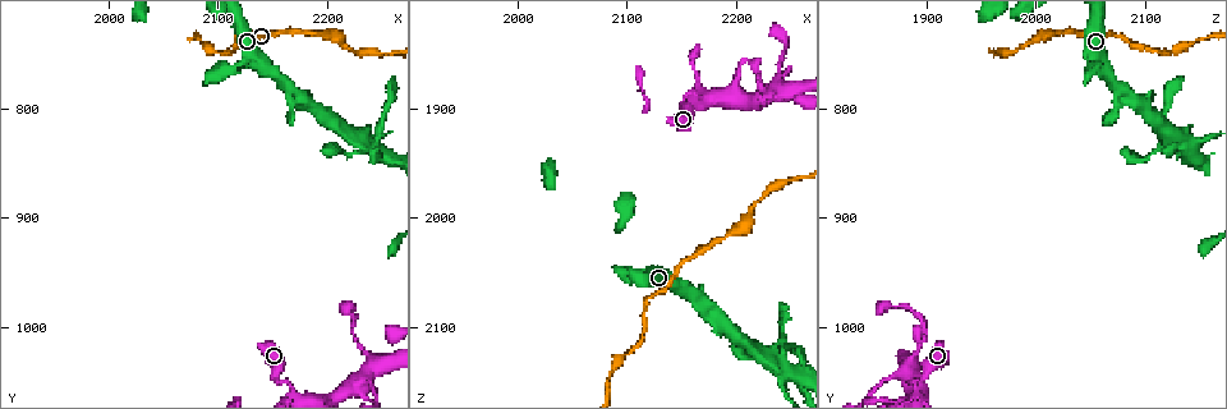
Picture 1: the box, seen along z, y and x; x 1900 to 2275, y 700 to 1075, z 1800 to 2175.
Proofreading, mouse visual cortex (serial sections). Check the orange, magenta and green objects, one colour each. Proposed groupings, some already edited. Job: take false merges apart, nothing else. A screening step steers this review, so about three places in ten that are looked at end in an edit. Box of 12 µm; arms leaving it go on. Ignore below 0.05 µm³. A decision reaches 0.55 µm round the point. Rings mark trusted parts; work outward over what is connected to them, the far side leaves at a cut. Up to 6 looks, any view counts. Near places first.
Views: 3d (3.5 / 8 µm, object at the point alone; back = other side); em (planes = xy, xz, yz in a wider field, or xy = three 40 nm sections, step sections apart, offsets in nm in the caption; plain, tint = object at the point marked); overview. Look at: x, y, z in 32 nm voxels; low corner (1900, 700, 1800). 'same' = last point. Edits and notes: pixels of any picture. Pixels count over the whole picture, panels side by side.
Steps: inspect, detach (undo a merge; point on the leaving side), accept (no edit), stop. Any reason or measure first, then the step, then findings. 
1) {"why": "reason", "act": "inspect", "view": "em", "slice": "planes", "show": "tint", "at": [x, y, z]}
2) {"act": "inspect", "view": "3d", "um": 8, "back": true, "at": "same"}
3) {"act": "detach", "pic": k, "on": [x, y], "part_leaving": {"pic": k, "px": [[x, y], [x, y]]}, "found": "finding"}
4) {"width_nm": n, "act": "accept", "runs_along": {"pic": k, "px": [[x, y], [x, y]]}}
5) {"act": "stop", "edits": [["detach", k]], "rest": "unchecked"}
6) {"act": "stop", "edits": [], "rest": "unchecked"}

{"why": "two arms at a narrow angle", "act": "inspect", "view": "3d", "um": 3.5, "at": [2226, 828, 2126]}

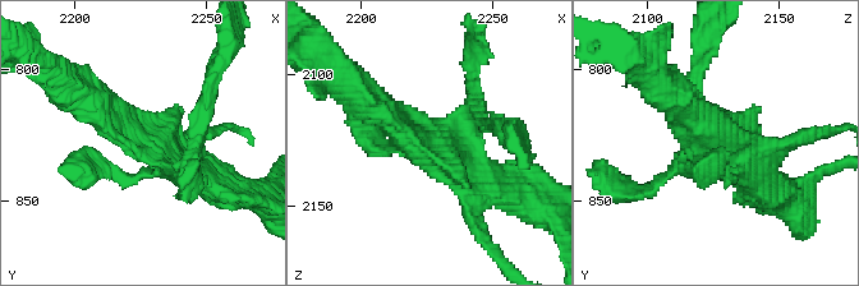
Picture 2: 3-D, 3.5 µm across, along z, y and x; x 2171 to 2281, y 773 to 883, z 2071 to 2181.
{"act": "inspect", "view": "em", "slice": "xy", "step": 5, "show": "tint", "at": [2228, 830, 2127]}

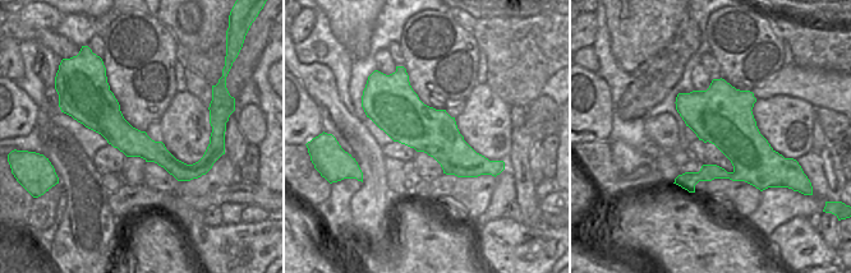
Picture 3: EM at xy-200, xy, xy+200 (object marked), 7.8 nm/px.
{"act": "accept", "found": "one cell here"}

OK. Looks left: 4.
{"act": "inspect", "view": "3d", "um": 3.5, "at": [2168, 1054, 1888]}

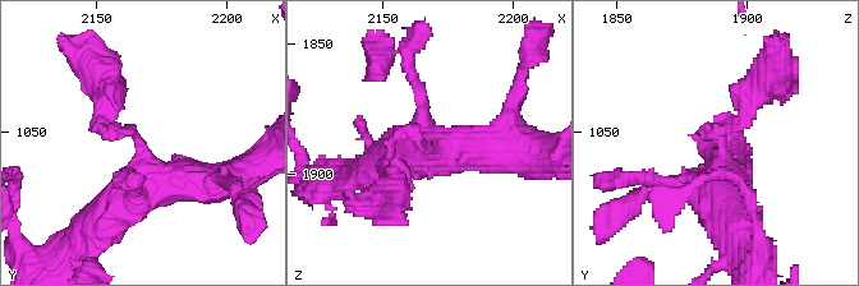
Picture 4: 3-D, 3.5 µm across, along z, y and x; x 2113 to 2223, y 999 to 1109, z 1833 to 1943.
{"arms": 4, "arm_widths_nm": [250, 300, 500, 500], "why": "shape alone is not enough", "act": "inspect", "view": "em", "slice": "xy", "step": 1, "show": "tint", "at": [2166, 1053, 1889]}

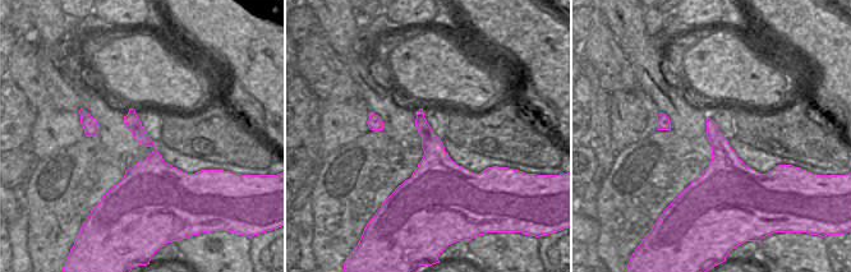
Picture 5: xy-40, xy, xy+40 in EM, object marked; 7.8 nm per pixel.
{"act": "accept", "runs_along": {"pic": 4, "px": [[393, 173], [405, 133], [483, 150]]}, "found": "one cell here"}

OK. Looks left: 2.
{"act": "stop", "edits": [], "rest": "unchecked"}

